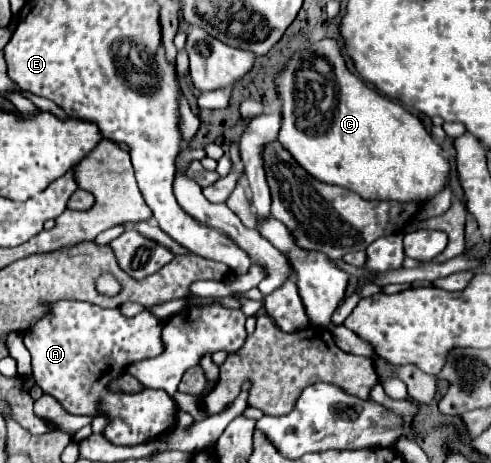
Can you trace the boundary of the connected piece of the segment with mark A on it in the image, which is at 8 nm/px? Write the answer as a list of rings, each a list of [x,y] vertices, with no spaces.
[[[73,300],[55,302],[51,308],[51,316],[45,316],[43,320],[39,320],[25,334],[25,346],[33,356],[33,380],[45,394],[51,394],[53,398],[57,398],[63,404],[63,408],[71,414],[111,416],[111,424],[103,432],[109,442],[117,446],[135,446],[139,442],[145,442],[151,436],[159,436],[175,428],[177,408],[175,408],[173,398],[163,390],[149,390],[149,388],[137,394],[109,392],[107,382],[121,376],[127,364],[135,360],[143,360],[143,358],[159,356],[163,352],[163,340],[161,340],[163,326],[165,326],[165,320],[157,318],[149,310],[143,310],[137,316],[127,318],[119,312],[119,308],[105,310],[91,302],[73,302]]]

